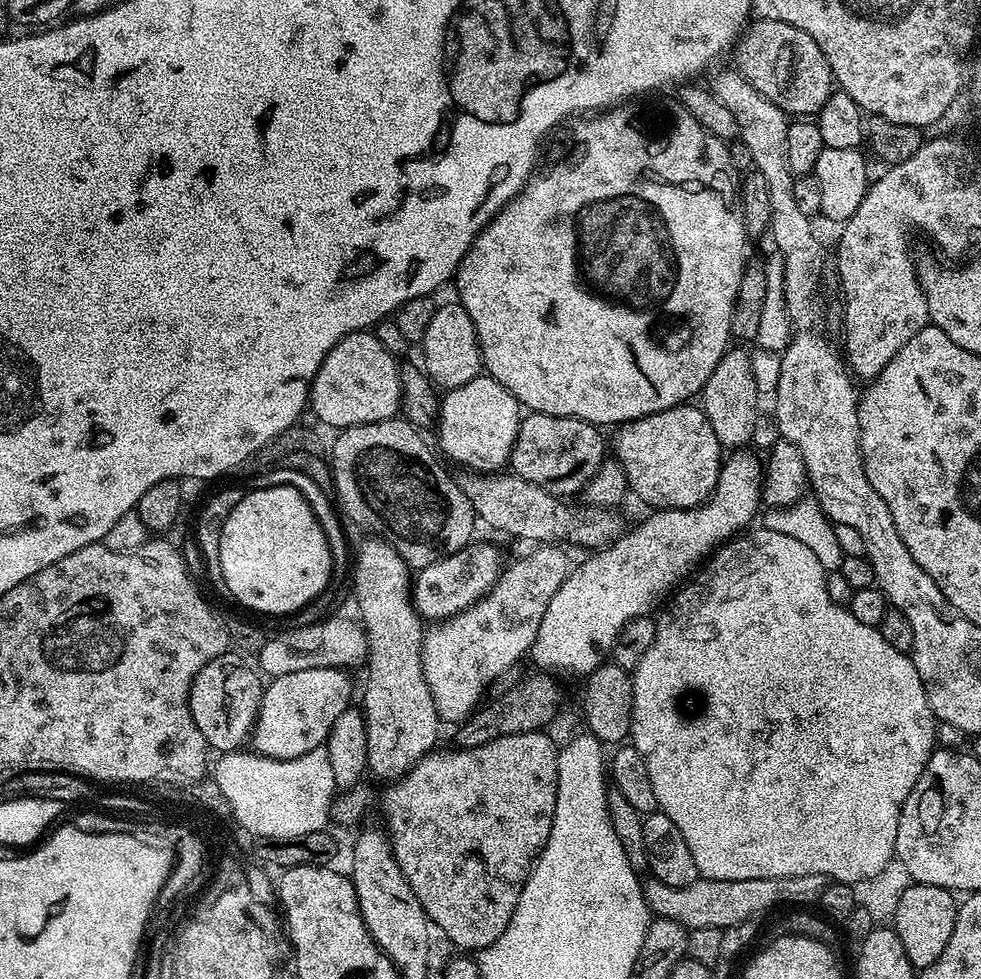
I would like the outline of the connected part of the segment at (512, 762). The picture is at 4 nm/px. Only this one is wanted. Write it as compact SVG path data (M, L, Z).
M547 731L527 732L503 736L494 742L486 742L486 746L477 748L456 748L452 752L433 750L423 756L411 770L405 772L399 780L389 783L384 792L384 820L388 838L392 842L392 853L406 878L410 882L410 890L422 902L422 910L429 921L442 930L443 934L456 946L466 952L479 952L481 949L501 936L510 922L514 910L518 906L518 898L522 894L522 886L526 886L528 874L540 855L540 849L546 846L550 838L550 826L554 818L554 806L558 794L558 744L548 737Z

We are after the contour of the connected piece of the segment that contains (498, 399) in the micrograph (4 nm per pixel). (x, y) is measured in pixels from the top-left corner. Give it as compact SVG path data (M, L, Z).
M475 376L466 386L447 389L438 404L440 448L445 461L453 460L464 470L475 473L499 473L512 459L512 447L518 438L522 406L493 376Z

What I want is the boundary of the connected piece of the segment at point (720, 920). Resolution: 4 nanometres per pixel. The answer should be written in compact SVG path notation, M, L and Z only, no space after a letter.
M802 874L790 878L746 878L745 880L705 880L697 878L690 886L671 888L666 882L648 878L643 881L644 901L653 917L670 919L687 930L693 928L733 928L747 924L775 904L788 906L812 906L819 903L828 879L820 874Z

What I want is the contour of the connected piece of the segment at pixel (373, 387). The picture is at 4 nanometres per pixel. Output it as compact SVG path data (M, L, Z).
M371 331L351 332L346 334L326 354L318 374L312 379L310 393L310 412L313 412L324 424L329 424L335 430L353 428L359 424L377 424L383 420L391 420L401 411L400 402L400 369L392 352Z

